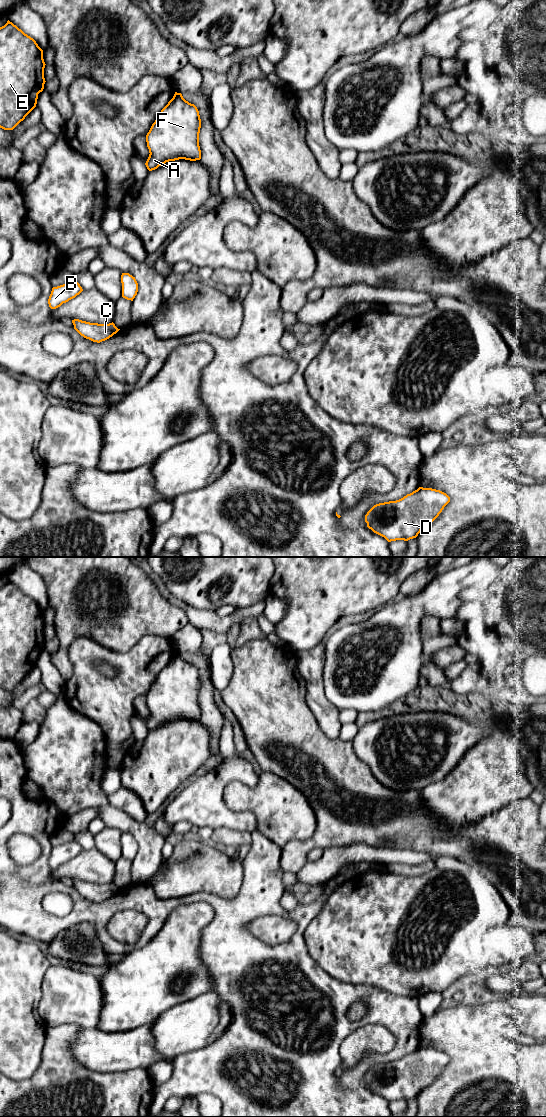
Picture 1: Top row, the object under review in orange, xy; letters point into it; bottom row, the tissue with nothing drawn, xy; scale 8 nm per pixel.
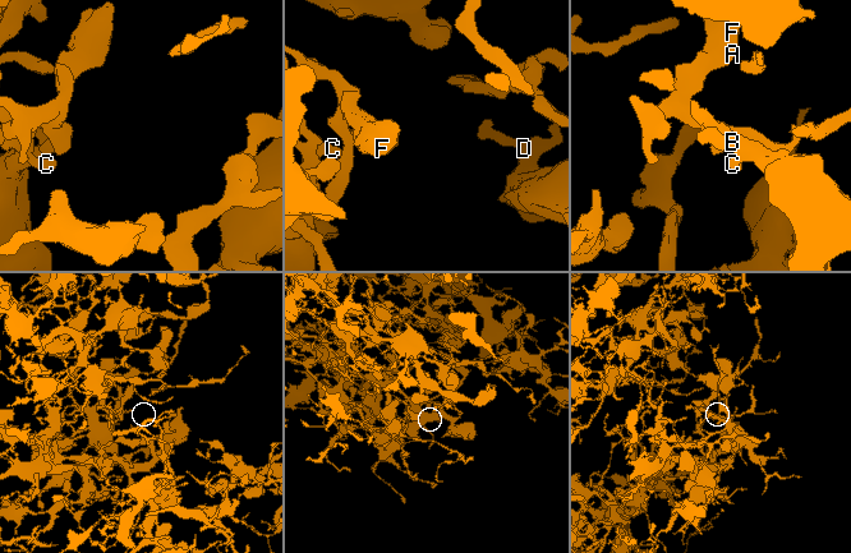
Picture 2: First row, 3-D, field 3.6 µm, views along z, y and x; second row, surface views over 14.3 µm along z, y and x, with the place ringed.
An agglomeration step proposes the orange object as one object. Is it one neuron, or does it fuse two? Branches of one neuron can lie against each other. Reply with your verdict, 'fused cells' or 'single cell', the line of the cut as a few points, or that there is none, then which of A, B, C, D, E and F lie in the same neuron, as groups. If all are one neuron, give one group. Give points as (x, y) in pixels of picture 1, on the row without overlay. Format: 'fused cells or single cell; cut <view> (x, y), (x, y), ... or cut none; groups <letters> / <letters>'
single cell; cut none; groups A B C D E F

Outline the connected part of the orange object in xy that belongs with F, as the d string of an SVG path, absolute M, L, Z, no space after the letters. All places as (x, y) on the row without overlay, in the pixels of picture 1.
M175 652L173 658L161 670L146 695L147 707L150 713L145 723L147 729L152 731L166 722L179 719L200 720L200 688L201 679L197 667L186 661L181 653Z

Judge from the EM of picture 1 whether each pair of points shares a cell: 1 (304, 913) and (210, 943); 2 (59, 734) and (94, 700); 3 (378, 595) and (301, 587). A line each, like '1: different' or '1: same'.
1: same
2: different
3: same

